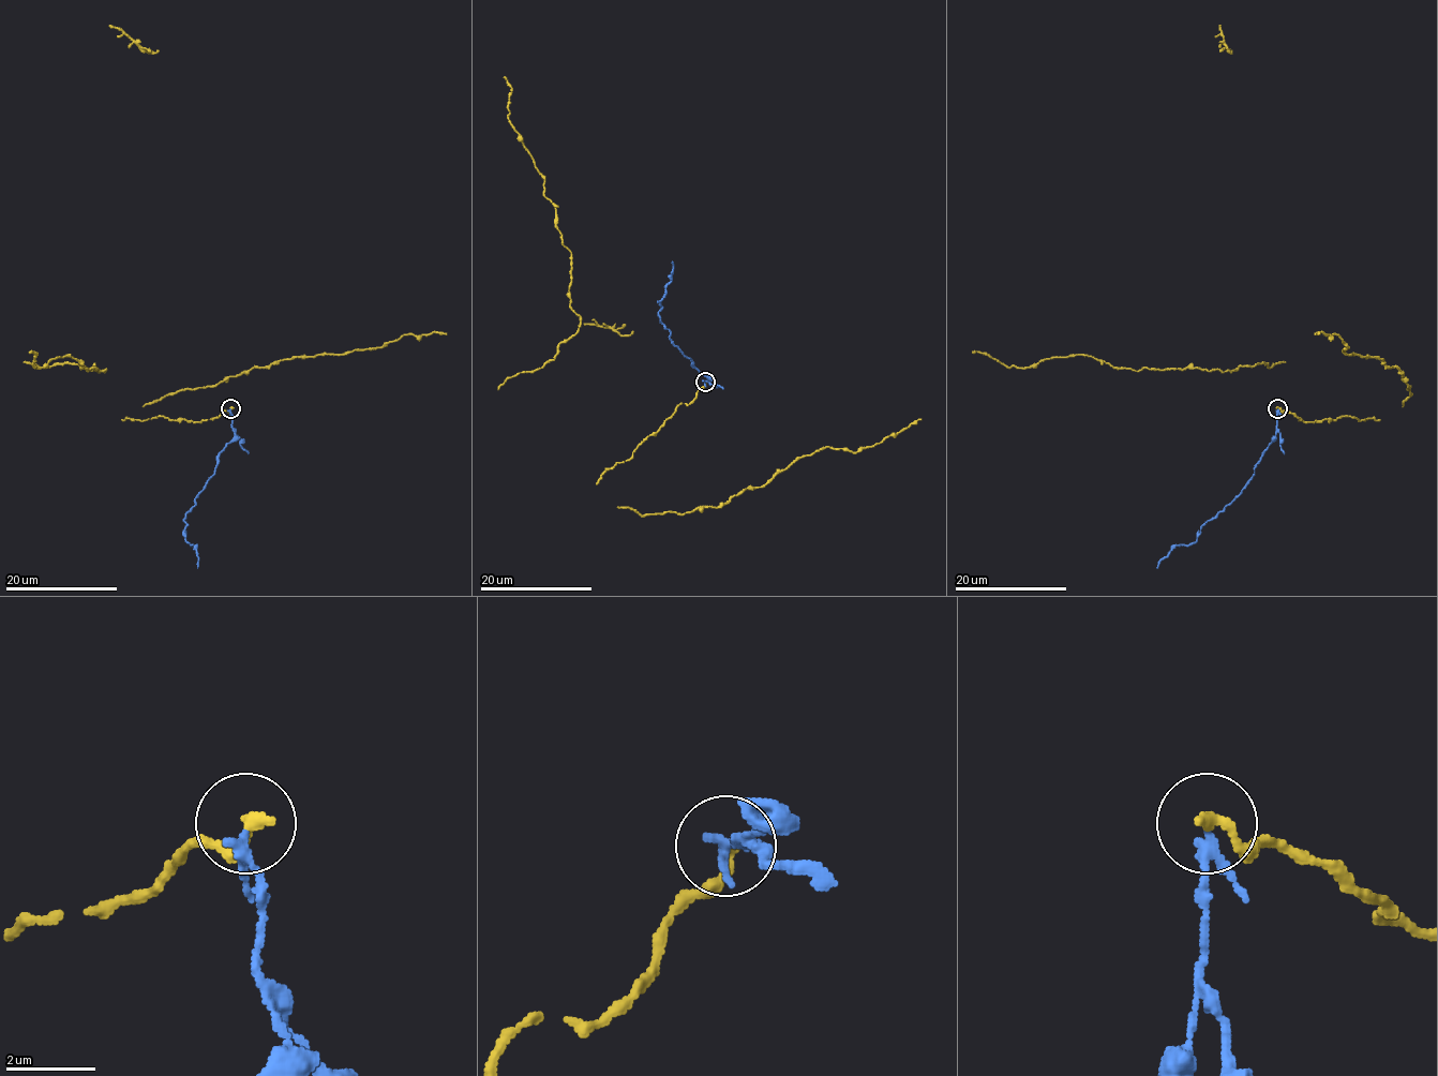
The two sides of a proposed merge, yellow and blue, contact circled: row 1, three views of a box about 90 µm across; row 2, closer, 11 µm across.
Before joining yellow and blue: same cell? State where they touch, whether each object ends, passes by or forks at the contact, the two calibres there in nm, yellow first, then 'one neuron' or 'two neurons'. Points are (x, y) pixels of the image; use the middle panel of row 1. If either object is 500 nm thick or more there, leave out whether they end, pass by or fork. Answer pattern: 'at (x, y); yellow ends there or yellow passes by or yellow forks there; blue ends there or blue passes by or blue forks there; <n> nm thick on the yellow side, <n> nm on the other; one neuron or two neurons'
at (705, 382); yellow ends there; blue passes by; 280 nm thick on the yellow side, 180 nm on the other; two neurons

